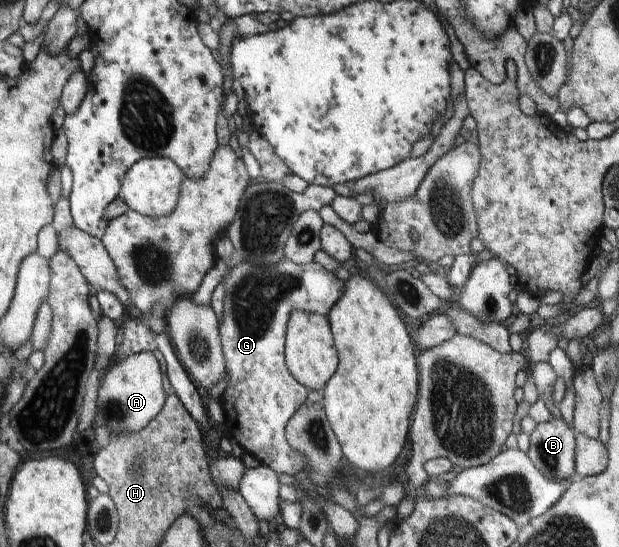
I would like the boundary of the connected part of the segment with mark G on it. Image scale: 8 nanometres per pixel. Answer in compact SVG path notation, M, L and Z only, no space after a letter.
M284 259L274 266L264 266L264 268L242 261L232 270L230 269L228 278L224 278L224 288L226 288L226 299L223 305L224 317L219 322L219 334L226 358L225 378L228 380L228 385L220 404L226 415L229 437L235 438L245 452L253 455L261 464L270 467L278 475L294 477L305 469L300 454L288 445L285 429L290 418L305 404L309 391L294 379L285 364L288 320L290 314L296 310L317 313L321 316L328 315L344 292L344 281L316 261L300 266Z

